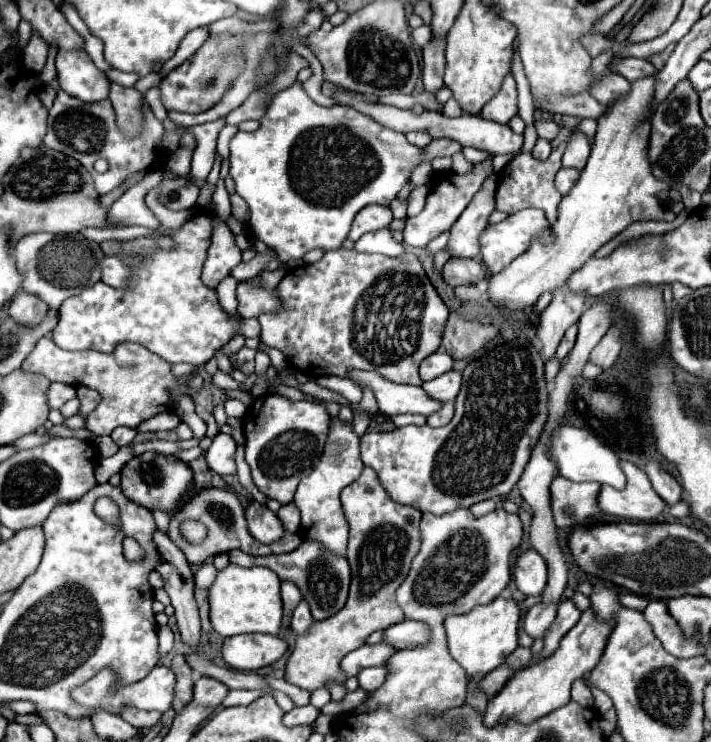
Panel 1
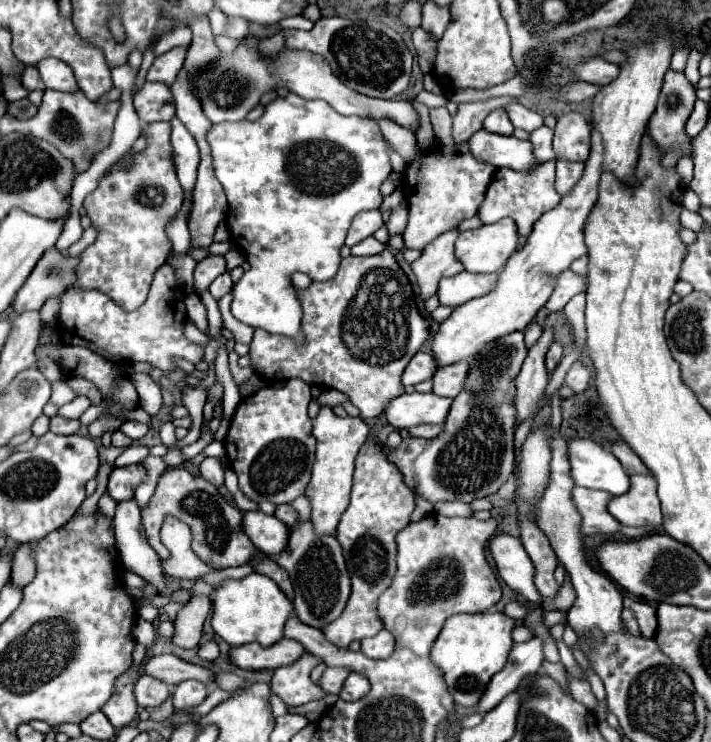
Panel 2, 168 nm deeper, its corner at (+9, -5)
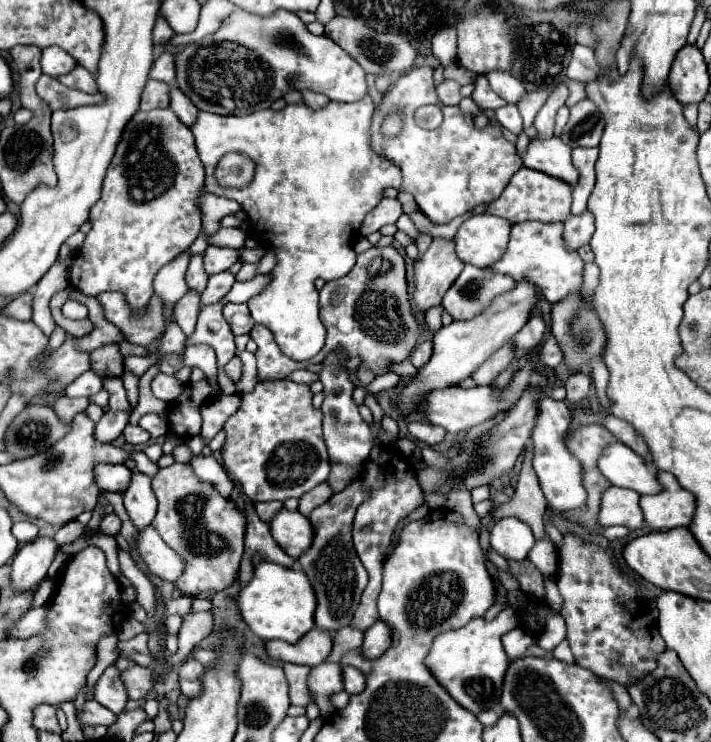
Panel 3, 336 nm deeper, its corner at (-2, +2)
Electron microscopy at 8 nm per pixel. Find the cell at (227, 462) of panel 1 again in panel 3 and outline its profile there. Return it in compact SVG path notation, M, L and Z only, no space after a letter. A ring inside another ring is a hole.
M195 456L191 460L191 466L193 466L195 474L201 480L211 482L221 492L221 496L229 498L229 494L233 490L233 480L229 478L227 470L223 468L223 464L217 458L213 458L213 456Z

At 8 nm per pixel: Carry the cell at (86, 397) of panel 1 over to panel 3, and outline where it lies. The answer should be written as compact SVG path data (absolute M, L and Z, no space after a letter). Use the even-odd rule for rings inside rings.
M109 344L91 352L91 370L105 378L121 378L123 374L123 356L119 354L117 344Z

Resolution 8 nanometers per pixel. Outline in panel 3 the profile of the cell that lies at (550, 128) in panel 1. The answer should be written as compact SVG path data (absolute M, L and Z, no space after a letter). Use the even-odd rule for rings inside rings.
M489 72L487 80L493 92L497 92L507 104L519 104L519 100L527 94L525 86L517 78L513 78L509 72Z

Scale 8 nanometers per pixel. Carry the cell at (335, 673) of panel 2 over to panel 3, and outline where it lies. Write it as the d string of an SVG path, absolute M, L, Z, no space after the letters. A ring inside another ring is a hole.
M323 662L319 666L313 666L313 670L309 674L309 690L315 696L313 702L319 704L319 708L321 708L321 716L329 716L333 712L329 696L343 690L341 664Z

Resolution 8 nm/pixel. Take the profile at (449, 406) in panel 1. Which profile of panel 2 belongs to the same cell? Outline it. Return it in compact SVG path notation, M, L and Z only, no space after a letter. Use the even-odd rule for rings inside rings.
M418 425L418 427L412 427L412 429L410 429L410 435L412 435L412 437L434 439L440 431L442 431L442 427L436 427L436 425Z

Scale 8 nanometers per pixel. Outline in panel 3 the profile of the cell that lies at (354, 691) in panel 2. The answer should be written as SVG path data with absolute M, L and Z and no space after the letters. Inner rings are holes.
M343 666L343 684L345 692L359 694L365 690L365 674L353 666Z

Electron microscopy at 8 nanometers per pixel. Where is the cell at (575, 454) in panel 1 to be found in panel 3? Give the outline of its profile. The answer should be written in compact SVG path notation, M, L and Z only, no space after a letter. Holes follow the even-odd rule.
M611 442L609 448L603 448L597 468L613 486L631 488L639 494L661 492L655 470L649 468L629 446L621 442Z

